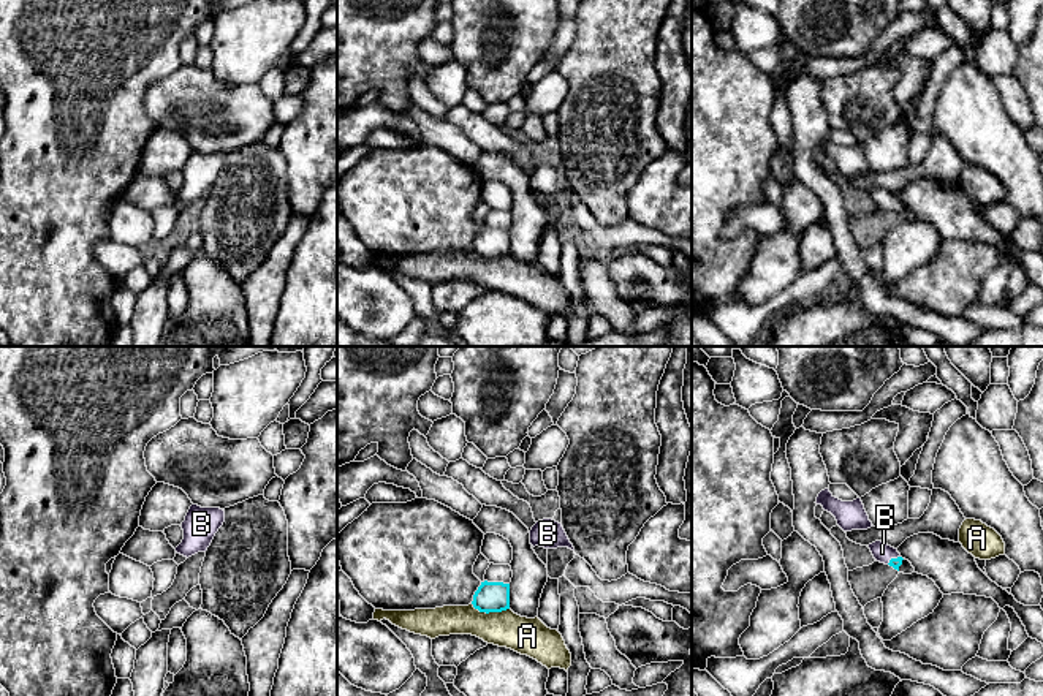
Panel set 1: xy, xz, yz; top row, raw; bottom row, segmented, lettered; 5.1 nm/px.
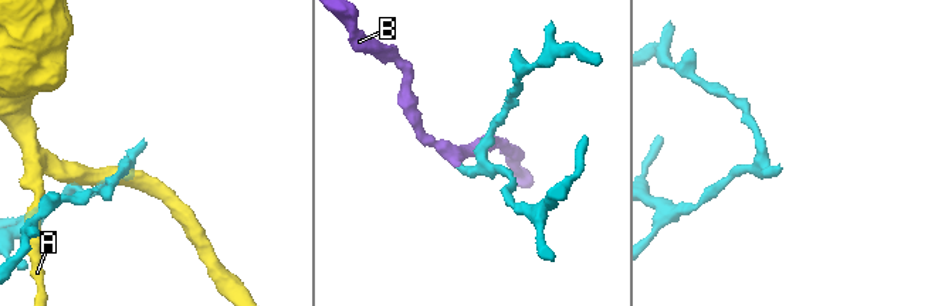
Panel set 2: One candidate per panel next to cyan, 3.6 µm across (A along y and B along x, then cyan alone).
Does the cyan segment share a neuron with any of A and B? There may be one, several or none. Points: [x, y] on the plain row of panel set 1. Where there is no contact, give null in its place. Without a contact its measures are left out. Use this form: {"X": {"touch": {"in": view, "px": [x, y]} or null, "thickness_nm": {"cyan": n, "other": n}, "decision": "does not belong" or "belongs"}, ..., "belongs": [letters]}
{"A": {"touch": {"in": "xz", "px": [489, 257]}, "thickness_nm": {"cyan": 160, "other": 190}, "decision": "does not belong"}, "B": {"touch": {"in": "yz", "px": [893, 204]}, "thickness_nm": {"cyan": 50, "other": 100}, "decision": "belongs"}, "belongs": ["B"]}

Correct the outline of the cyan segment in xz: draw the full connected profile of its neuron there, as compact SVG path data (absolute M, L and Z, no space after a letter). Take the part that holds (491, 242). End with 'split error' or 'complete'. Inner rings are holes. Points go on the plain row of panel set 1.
M481 228L473 240L473 253L480 258L502 258L510 255L510 229Z; complete

